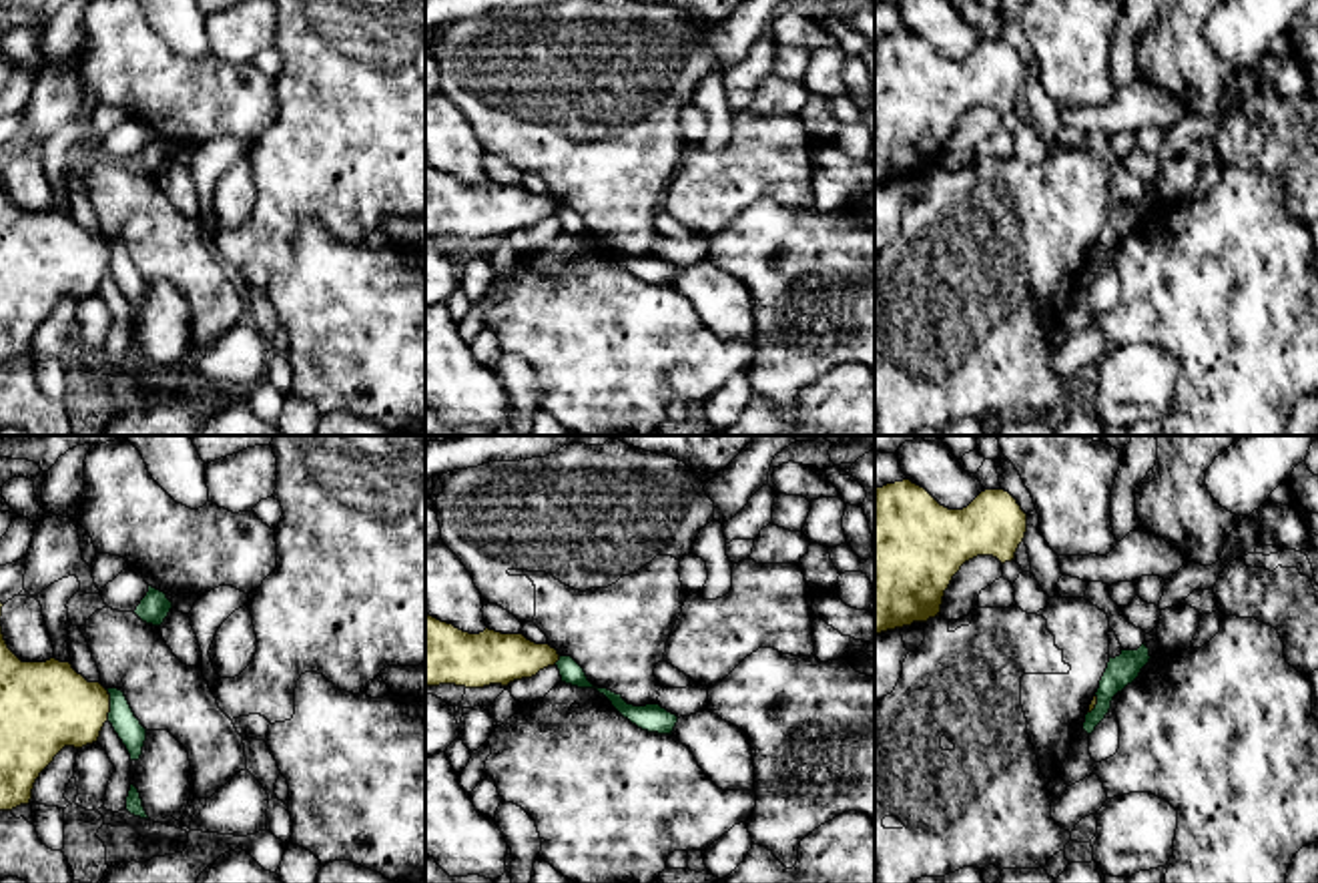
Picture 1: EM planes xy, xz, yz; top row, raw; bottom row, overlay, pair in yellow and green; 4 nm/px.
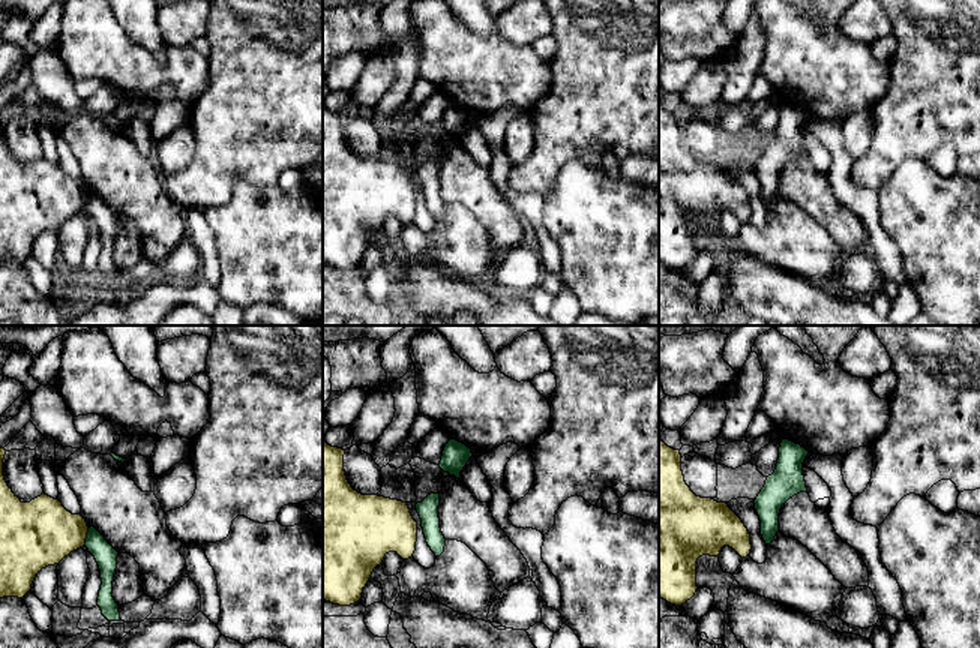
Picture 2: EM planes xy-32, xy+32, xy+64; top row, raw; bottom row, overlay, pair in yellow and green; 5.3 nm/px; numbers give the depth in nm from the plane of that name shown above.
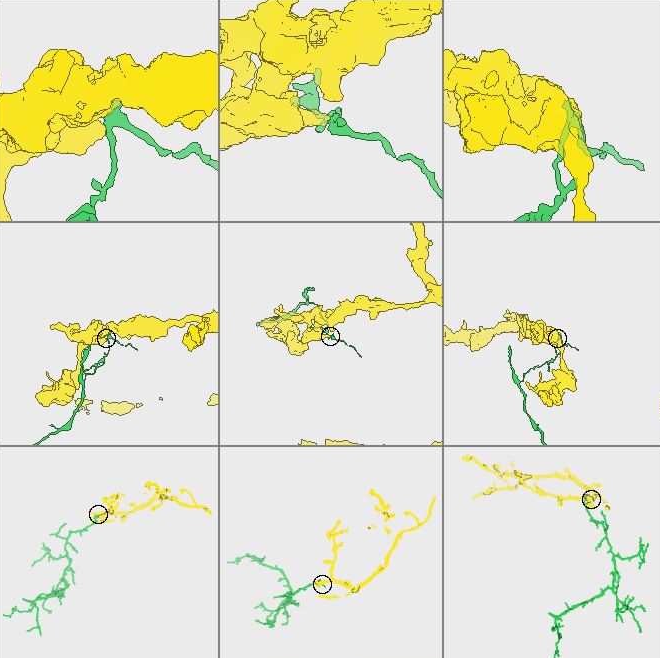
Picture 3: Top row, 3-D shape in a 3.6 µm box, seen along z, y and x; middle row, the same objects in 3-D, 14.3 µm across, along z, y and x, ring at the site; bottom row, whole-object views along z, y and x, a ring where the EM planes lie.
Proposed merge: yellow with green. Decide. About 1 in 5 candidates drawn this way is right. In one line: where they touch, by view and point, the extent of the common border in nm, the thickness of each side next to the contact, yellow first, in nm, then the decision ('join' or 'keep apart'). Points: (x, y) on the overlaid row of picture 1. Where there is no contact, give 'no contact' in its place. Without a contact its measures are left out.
meets yellow in xy at (109, 705); contact 130 nm long; 360 nm thick on the yellow side, 110 nm on the other; keep apart

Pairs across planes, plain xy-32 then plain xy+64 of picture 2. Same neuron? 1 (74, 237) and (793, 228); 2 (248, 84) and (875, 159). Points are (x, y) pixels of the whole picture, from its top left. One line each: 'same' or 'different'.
1: same
2: same

